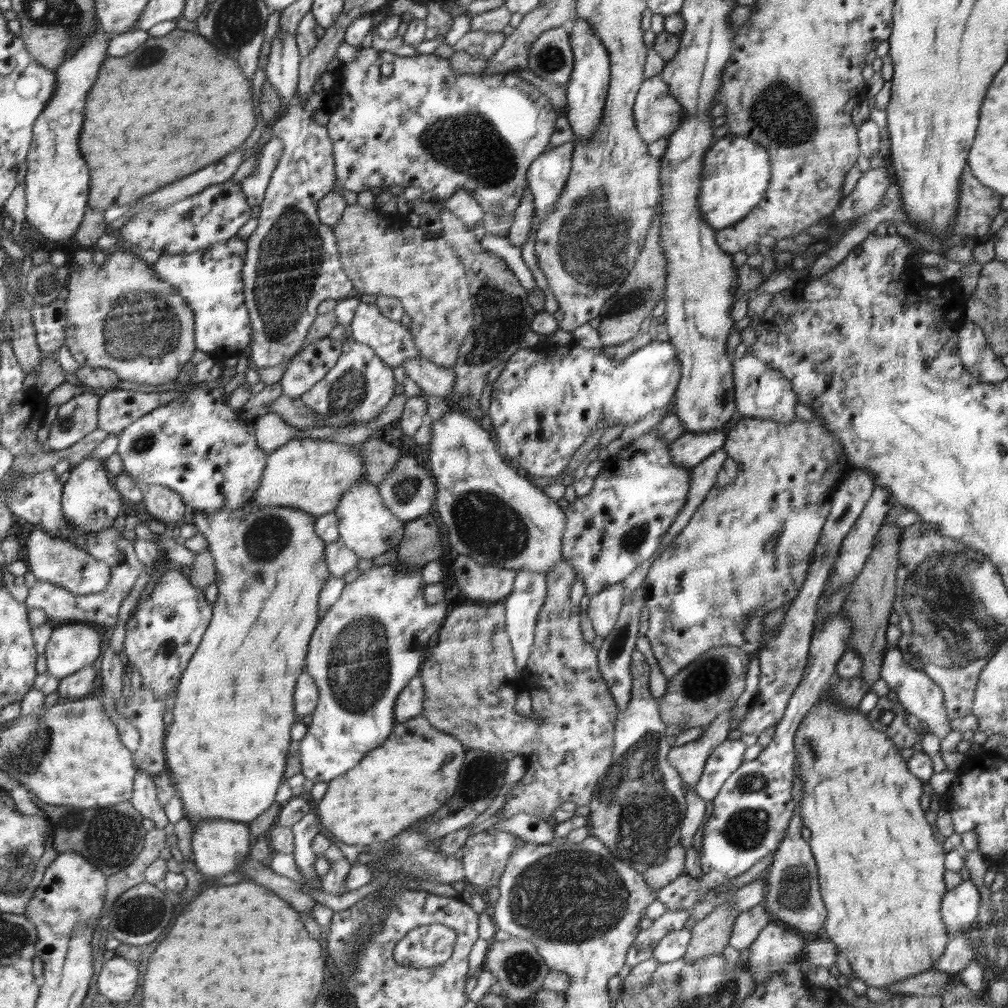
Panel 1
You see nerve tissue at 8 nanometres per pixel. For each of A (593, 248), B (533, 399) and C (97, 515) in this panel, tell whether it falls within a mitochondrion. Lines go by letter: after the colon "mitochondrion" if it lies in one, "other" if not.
A: mitochondrion
B: other
C: mitochondrion

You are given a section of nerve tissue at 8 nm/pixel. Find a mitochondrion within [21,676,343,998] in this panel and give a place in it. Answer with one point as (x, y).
(112, 837)

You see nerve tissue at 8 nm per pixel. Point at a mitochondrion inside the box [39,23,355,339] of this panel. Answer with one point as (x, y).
(151, 55)

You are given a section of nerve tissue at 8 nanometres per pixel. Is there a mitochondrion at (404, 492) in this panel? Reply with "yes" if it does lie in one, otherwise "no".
yes

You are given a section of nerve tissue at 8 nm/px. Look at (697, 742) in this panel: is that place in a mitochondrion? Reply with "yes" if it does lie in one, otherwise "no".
no

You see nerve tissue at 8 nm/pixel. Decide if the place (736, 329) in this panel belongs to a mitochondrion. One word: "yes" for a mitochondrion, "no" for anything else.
no

